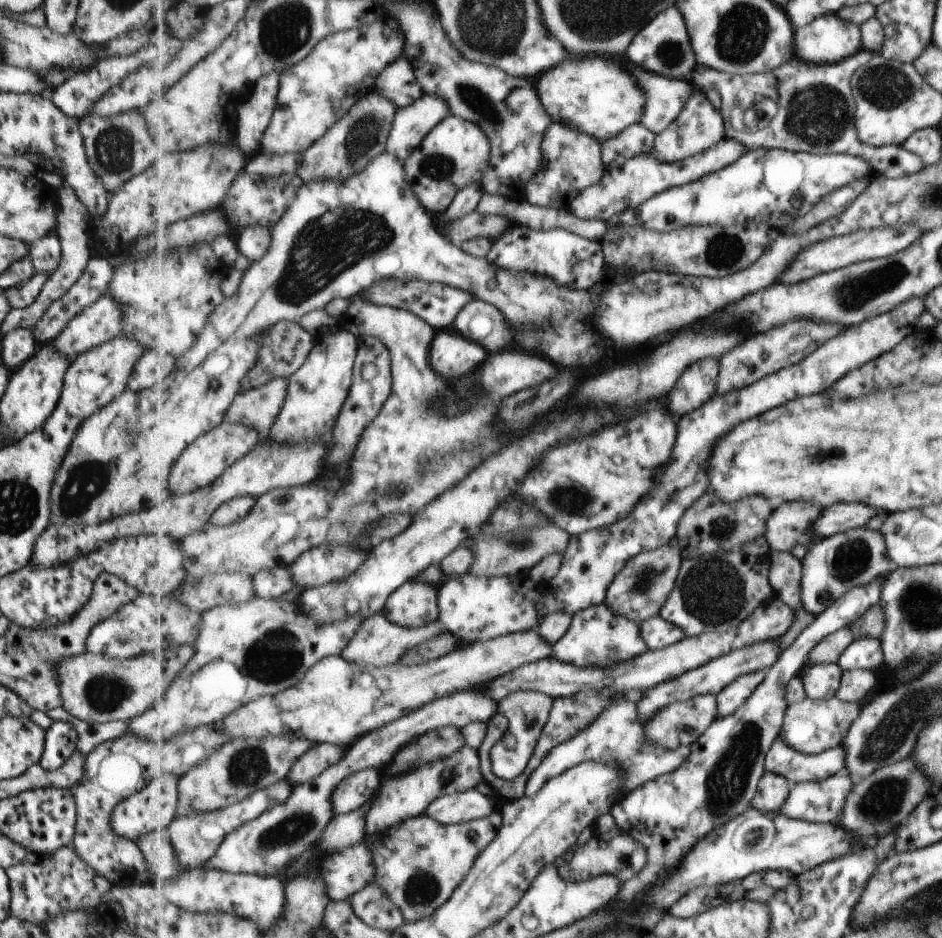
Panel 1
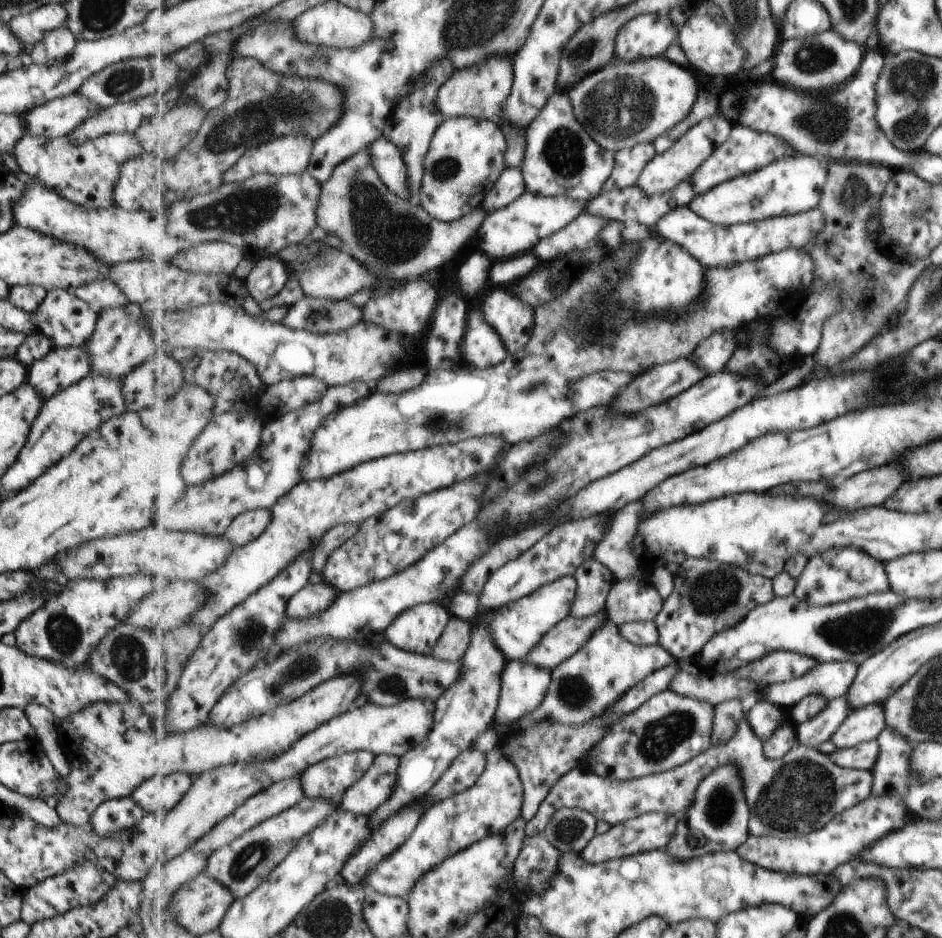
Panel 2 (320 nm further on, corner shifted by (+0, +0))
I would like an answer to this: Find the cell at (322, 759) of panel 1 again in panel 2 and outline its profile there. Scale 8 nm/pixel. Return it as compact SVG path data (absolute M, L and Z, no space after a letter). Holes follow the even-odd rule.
M355 751L309 766L301 776L304 795L313 799L329 798L339 807L347 788L363 778L375 758L373 752Z

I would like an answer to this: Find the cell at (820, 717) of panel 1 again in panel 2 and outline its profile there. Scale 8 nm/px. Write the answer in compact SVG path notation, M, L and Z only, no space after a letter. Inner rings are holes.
M867 704L863 708L850 710L846 721L835 730L835 733L829 738L829 742L839 748L850 748L876 739L885 729L885 719L883 718L883 709L879 704Z

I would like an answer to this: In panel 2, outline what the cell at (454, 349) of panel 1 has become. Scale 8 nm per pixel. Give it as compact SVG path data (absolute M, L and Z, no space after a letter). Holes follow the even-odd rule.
M472 306L468 314L466 335L464 338L464 363L480 368L497 367L504 362L508 356L506 344L499 331L486 319L484 312L479 306Z

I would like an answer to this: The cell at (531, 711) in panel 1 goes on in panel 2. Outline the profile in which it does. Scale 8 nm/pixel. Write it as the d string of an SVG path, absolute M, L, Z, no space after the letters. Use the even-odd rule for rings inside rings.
M511 660L502 675L496 723L512 729L521 718L535 712L552 684L552 672L527 661Z

